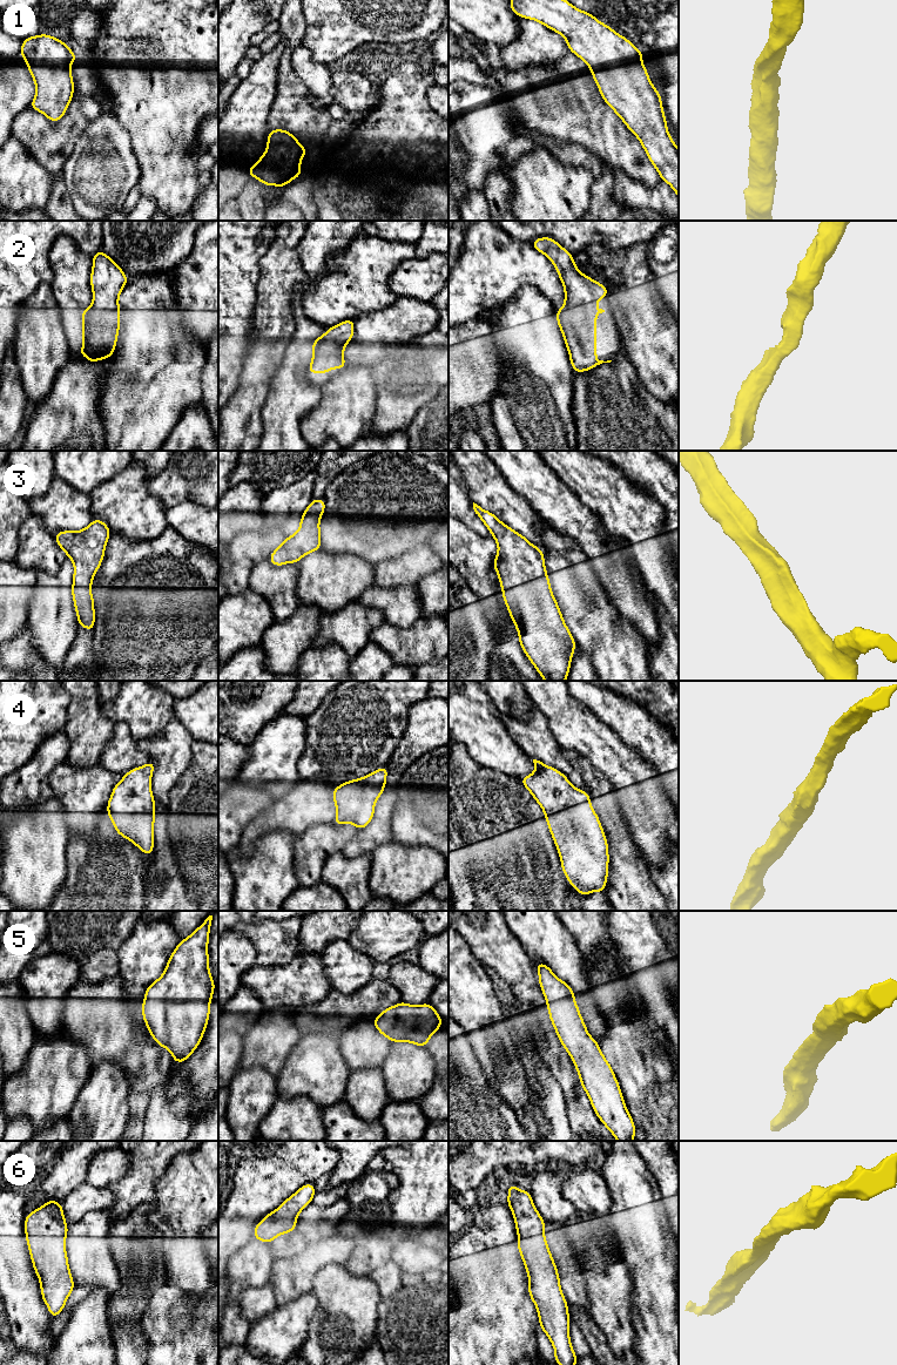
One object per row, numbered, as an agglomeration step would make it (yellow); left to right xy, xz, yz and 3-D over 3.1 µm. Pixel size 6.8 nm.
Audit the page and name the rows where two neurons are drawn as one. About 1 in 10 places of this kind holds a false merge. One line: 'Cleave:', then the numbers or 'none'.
Cleave: none

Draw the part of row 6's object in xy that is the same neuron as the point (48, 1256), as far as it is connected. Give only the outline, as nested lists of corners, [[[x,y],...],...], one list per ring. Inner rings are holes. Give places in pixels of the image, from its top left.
[[[48,1200],[26,1216],[23,1228],[41,1297],[53,1319],[75,1288],[66,1253],[68,1227],[62,1203]]]

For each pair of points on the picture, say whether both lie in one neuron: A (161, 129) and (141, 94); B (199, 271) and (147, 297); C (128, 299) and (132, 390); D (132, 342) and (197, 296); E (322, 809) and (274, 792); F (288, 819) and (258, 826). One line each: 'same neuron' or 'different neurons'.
A: same neuron
B: different neurons
C: same neuron
D: different neurons
E: different neurons
F: same neuron

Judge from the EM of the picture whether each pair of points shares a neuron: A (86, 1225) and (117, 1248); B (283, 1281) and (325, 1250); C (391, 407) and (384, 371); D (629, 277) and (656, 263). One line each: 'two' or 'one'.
A: two
B: one
C: one
D: two

